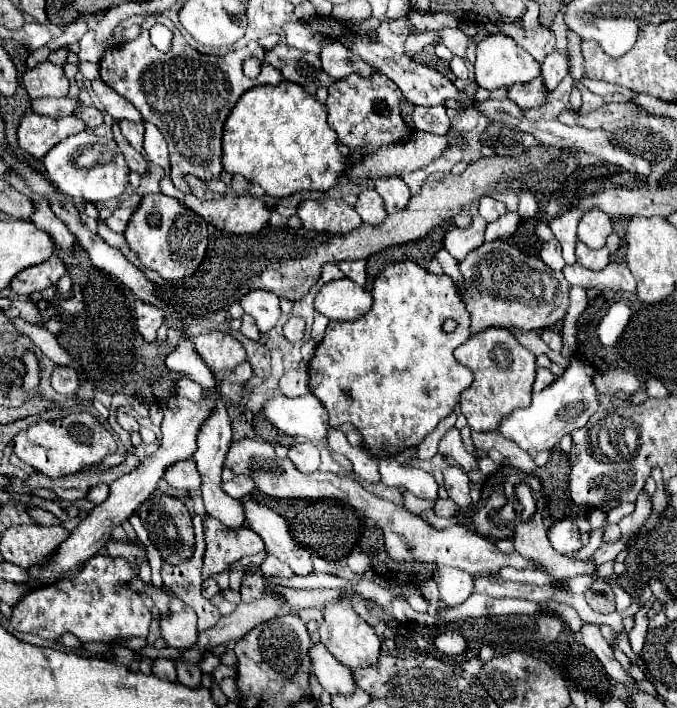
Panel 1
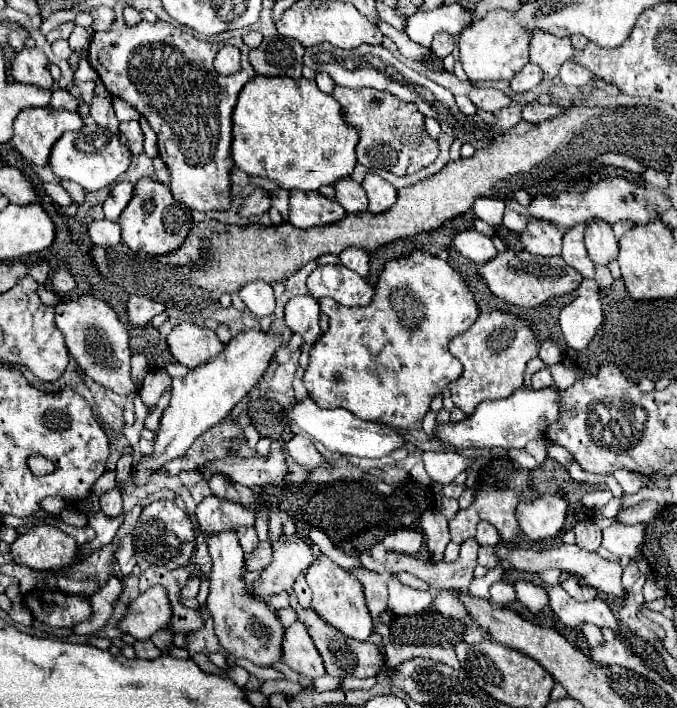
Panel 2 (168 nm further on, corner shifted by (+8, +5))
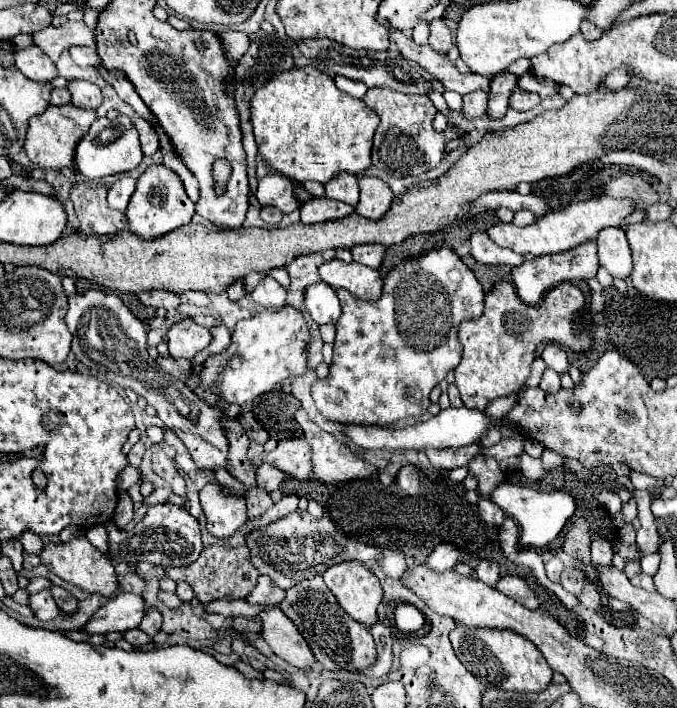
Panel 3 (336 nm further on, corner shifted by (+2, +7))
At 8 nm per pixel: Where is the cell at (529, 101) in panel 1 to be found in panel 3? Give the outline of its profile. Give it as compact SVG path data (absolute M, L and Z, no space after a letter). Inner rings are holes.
M476 90L476 92L466 94L464 96L464 114L468 118L482 116L486 112L486 98L488 98L486 90Z

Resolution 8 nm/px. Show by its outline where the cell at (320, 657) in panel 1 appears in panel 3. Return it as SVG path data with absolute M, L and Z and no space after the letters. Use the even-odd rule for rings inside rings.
M266 610L260 614L262 620L262 638L268 642L272 652L296 668L310 668L316 664L316 658L308 642L298 634L294 622L290 622L282 610Z

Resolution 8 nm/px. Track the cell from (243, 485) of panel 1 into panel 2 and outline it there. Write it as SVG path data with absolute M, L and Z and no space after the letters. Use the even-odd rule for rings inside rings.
M276 440L270 446L268 456L250 456L250 458L240 458L240 456L230 456L224 460L212 460L206 462L200 472L208 480L212 474L220 472L232 482L238 482L248 488L256 486L286 486L286 476L290 474L288 464L286 464L286 452L284 452L284 442Z

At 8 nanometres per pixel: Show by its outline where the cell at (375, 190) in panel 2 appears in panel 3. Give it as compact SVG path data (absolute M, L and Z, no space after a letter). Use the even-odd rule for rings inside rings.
M360 176L358 182L360 182L360 202L356 206L356 212L370 220L382 218L392 204L394 198L392 188L384 180L370 176Z

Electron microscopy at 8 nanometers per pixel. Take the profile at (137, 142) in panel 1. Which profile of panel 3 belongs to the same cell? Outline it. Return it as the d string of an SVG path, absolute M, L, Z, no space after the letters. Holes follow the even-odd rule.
M138 118L134 122L134 126L136 126L138 134L140 134L140 144L142 144L144 156L152 156L158 150L158 136L156 136L154 128L146 120L142 120L142 118Z

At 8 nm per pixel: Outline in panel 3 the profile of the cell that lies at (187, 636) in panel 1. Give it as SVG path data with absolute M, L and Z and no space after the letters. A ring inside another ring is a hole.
M122 592L114 596L106 606L102 606L94 618L84 626L88 634L108 634L108 632L124 632L140 626L146 614L146 606L142 596Z

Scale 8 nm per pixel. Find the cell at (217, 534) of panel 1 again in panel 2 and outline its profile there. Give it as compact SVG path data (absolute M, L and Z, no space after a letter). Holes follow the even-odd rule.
M208 496L204 498L198 508L196 508L196 518L200 524L200 530L204 536L210 532L222 532L222 530L238 530L240 526L252 526L254 516L252 510L246 506L218 498L218 496Z

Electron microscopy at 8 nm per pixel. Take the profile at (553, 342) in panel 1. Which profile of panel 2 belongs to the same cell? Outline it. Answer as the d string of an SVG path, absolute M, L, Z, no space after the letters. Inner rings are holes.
M552 340L542 342L542 346L540 346L540 354L538 354L538 356L544 360L546 366L554 366L554 364L558 364L558 362L562 360L562 352L558 350L558 346L556 346Z

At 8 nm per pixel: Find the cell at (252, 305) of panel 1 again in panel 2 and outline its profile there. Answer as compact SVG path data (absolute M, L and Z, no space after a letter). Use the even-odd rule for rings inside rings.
M250 282L238 294L240 294L242 302L246 304L246 308L254 316L264 318L264 316L270 316L274 312L276 300L274 300L274 292L272 292L270 284L266 284L266 282Z

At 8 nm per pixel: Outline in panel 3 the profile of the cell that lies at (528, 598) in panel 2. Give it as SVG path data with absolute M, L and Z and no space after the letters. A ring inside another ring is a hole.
M504 576L500 578L496 590L500 590L502 594L514 598L516 602L528 606L528 608L538 608L538 598L532 594L532 590L528 588L526 580L518 578L518 576Z

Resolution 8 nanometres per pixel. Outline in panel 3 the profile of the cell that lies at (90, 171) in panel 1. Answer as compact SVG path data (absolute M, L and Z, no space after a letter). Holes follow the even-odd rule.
M118 116L114 120L98 118L78 142L76 154L74 154L76 170L88 180L98 180L104 176L118 174L118 172L134 170L140 164L140 160L142 160L142 150L138 142L138 132L134 130L132 120L126 116Z

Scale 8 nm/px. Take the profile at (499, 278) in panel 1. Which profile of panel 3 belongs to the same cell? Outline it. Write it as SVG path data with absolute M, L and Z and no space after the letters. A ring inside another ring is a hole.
M584 242L582 246L576 246L568 252L560 254L550 254L550 256L536 256L530 262L524 262L522 266L514 266L510 272L510 282L514 284L518 296L526 304L538 304L542 296L554 288L560 282L578 282L578 280L590 280L596 276L598 270L598 256L596 256L596 244L594 242Z

